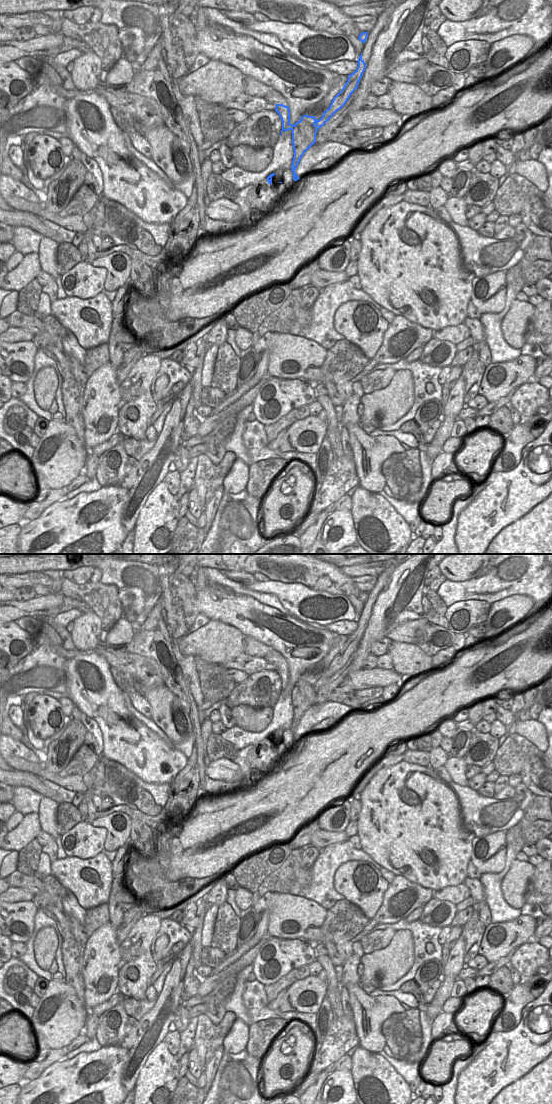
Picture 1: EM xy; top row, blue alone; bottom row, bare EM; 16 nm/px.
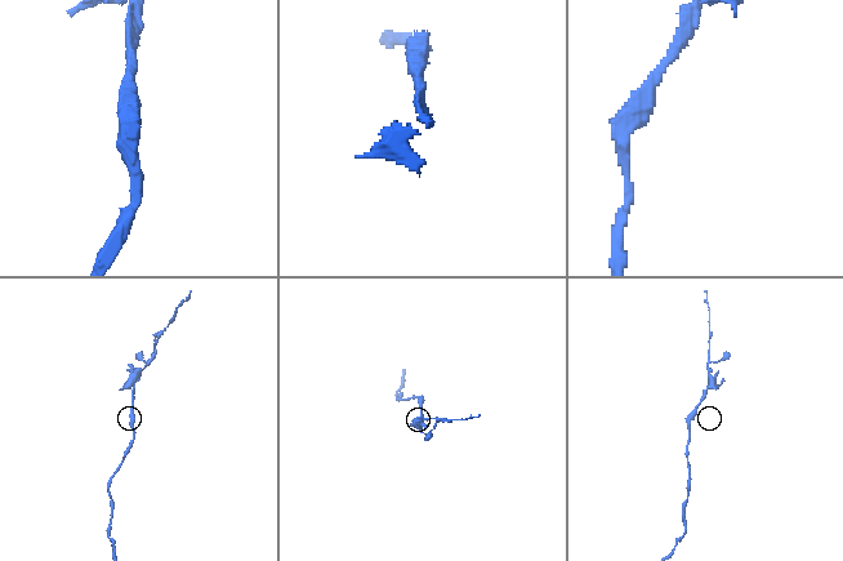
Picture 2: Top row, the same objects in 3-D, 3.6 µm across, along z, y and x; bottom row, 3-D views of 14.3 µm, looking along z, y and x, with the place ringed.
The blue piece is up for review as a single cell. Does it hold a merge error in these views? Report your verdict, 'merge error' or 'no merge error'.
merge error

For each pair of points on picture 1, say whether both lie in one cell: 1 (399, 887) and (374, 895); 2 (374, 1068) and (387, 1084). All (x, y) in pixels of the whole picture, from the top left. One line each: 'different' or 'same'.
1: different
2: same

